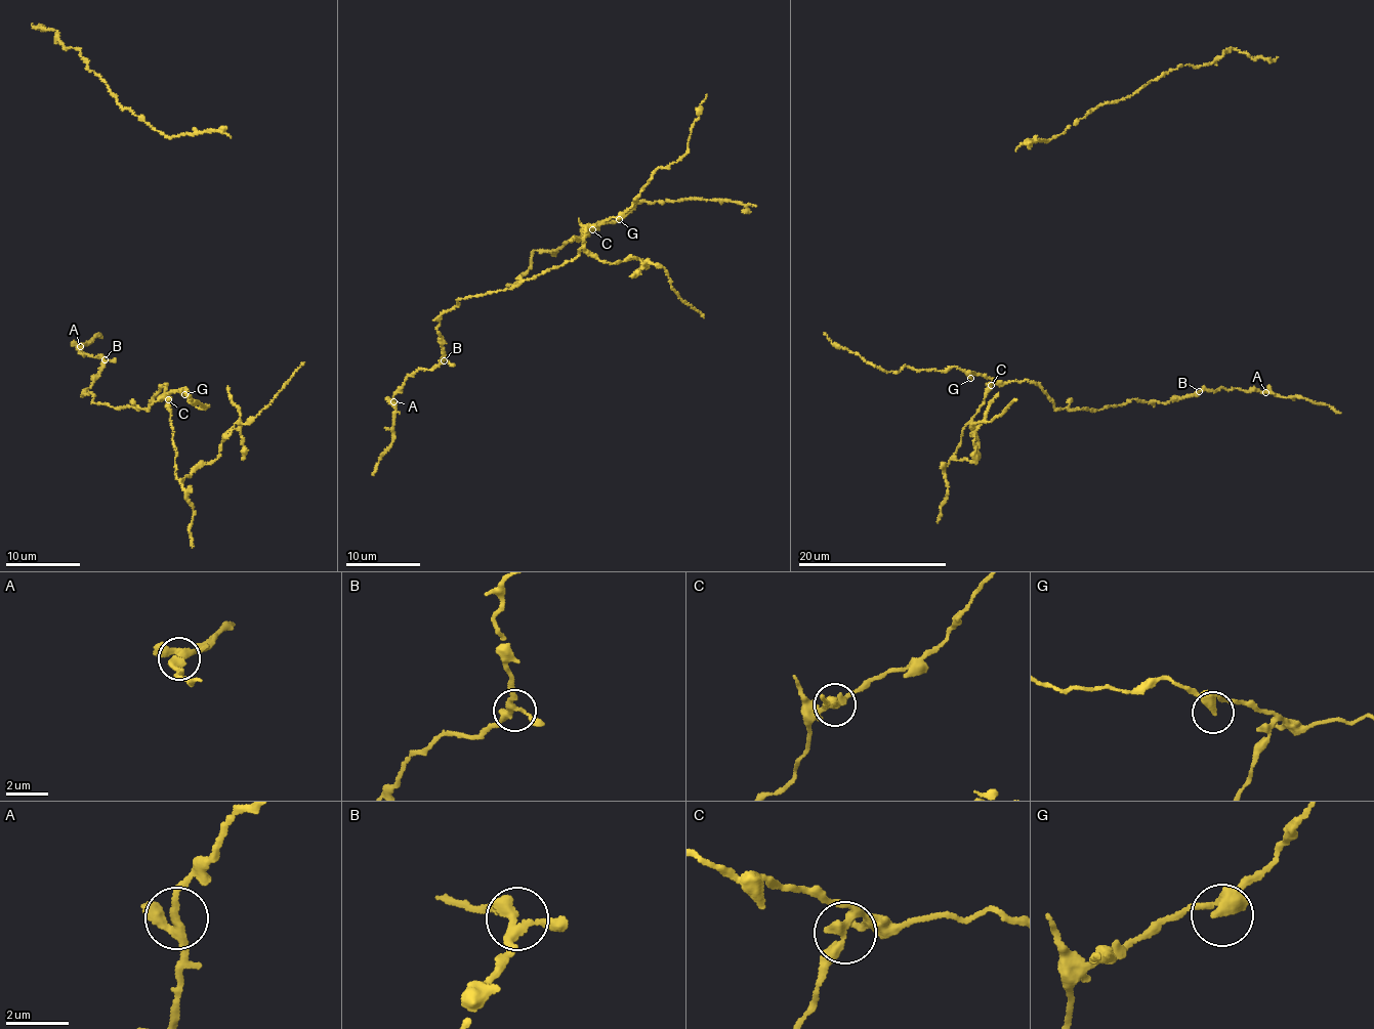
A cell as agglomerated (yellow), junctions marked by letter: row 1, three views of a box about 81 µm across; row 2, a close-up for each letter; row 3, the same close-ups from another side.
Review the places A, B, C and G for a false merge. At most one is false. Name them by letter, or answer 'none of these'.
C

